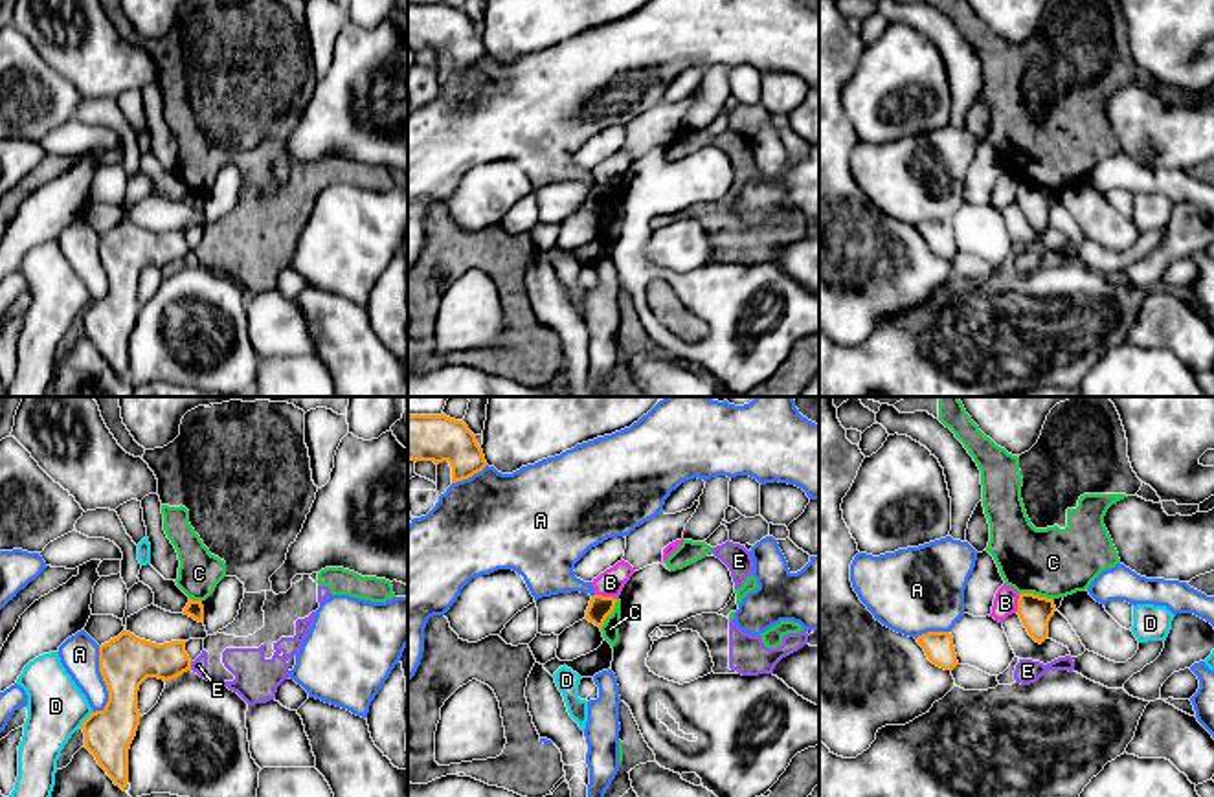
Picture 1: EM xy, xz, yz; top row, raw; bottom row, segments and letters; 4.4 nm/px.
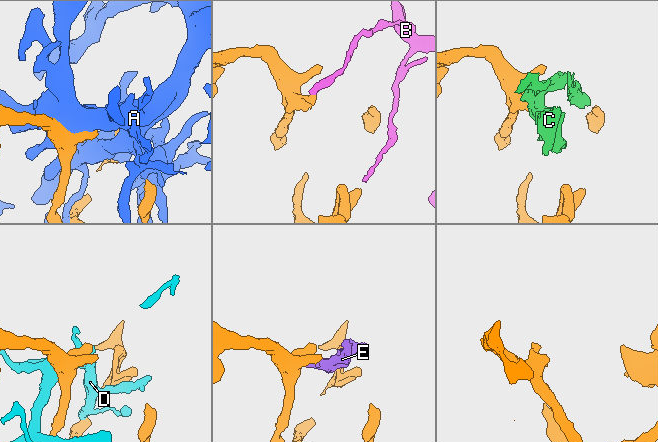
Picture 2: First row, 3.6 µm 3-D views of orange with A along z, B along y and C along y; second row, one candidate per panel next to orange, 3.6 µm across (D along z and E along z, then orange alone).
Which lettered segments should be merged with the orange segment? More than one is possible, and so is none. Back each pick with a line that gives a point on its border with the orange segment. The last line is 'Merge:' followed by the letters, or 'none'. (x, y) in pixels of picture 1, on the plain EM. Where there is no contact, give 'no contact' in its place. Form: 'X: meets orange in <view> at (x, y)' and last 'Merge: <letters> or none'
Merge: none

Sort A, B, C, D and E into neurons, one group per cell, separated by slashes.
A / B / C E / D

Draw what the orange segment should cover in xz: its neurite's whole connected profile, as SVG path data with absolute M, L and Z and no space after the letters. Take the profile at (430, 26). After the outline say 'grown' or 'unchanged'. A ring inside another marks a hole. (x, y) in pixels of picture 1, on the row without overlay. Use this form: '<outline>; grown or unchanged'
M408 4L408 48L448 50L452 72L472 66L487 55L476 24L463 9L441 4Z; unchanged

